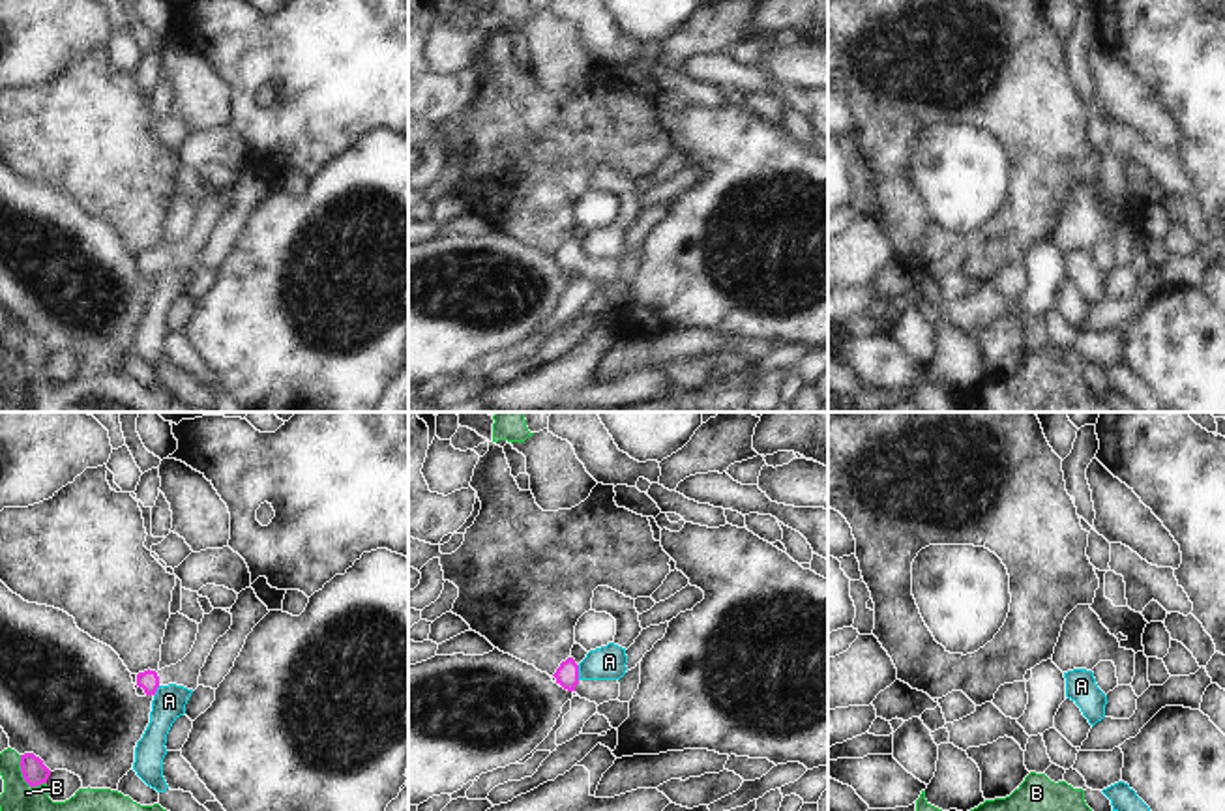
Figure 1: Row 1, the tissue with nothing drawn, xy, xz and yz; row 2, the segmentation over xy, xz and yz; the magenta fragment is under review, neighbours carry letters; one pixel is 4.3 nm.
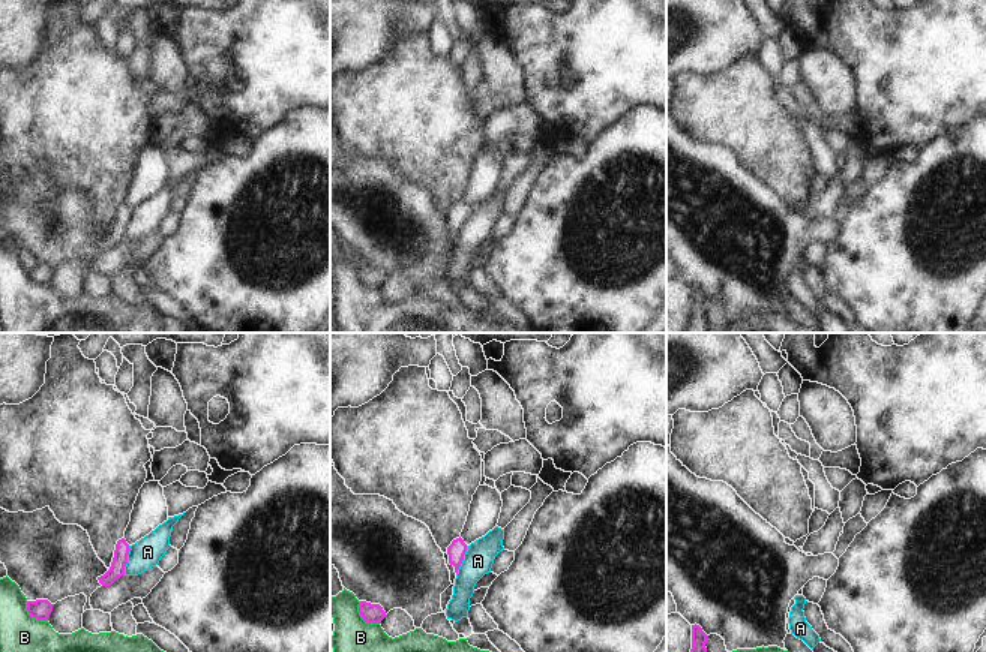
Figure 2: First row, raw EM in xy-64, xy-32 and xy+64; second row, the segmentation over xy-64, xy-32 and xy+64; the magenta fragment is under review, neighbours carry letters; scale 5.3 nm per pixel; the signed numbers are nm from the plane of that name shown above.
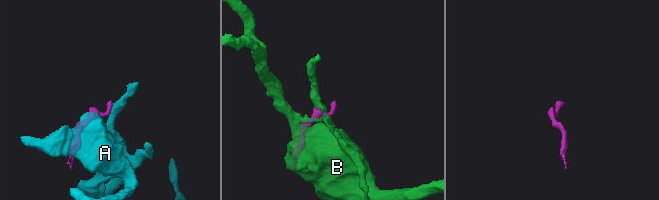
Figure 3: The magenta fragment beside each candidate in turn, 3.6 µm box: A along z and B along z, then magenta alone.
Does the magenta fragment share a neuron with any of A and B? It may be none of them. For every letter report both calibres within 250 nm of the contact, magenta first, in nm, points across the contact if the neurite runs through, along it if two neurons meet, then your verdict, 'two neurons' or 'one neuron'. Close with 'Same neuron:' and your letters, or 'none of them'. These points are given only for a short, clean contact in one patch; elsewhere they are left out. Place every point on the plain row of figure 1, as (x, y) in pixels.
A: 100 nm thick on the magenta side, 140 nm on the other; border along xz (577, 246), (579, 259); two neurons
B: 110 nm thick on the magenta side, 190 nm on the other; two neurons
Same neuron: none of them

